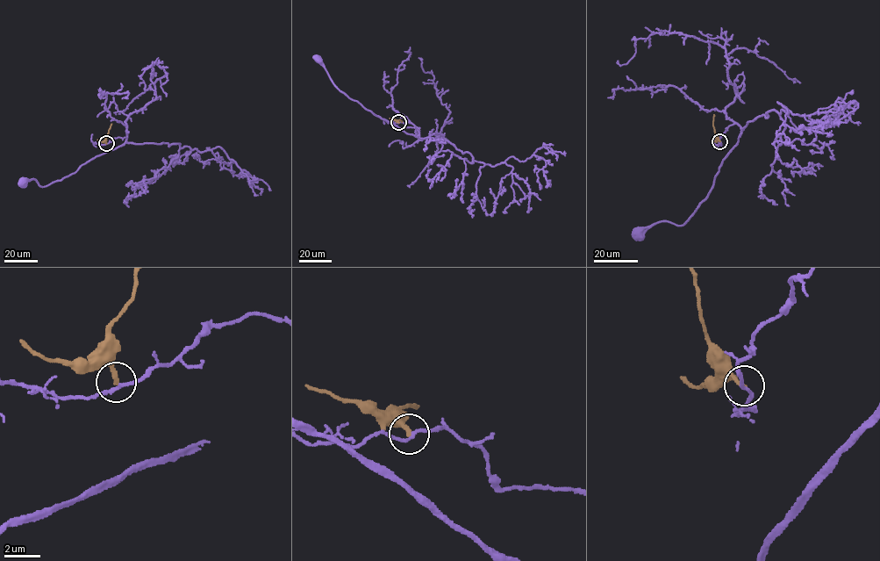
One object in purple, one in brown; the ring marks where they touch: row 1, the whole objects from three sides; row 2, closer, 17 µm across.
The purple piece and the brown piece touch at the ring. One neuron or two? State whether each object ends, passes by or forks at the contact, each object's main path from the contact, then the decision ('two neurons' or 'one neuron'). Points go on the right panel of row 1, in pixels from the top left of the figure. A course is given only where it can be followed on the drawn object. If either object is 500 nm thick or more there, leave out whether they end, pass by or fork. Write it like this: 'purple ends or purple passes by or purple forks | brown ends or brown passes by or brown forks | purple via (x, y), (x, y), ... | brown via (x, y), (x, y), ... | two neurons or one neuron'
purple passes by | brown ends | purple via (719, 141), (726, 128), (739, 125), (738, 141), (719, 166), (712, 188), (683, 224), (658, 221), (638, 233) | brown via (719, 140), (715, 133), (714, 114) | two neurons

